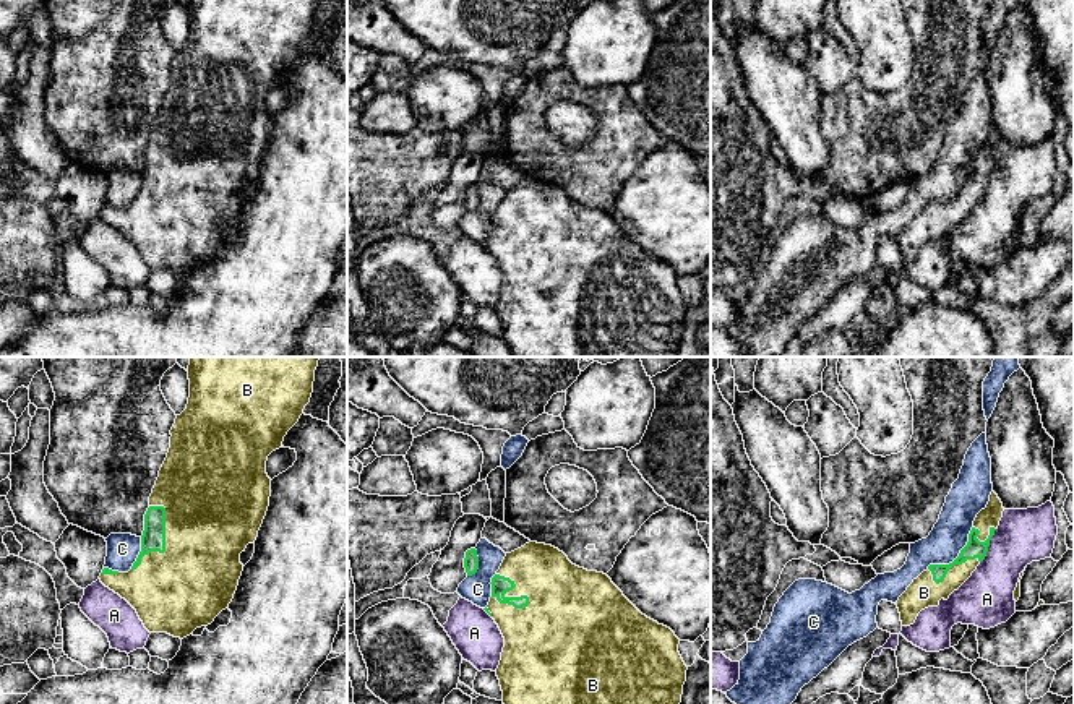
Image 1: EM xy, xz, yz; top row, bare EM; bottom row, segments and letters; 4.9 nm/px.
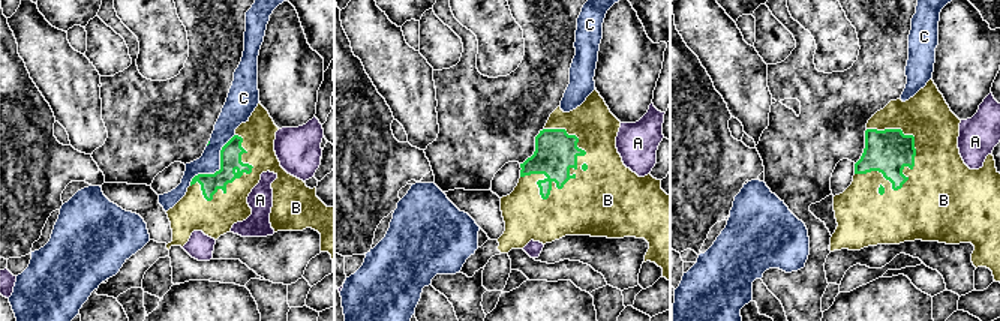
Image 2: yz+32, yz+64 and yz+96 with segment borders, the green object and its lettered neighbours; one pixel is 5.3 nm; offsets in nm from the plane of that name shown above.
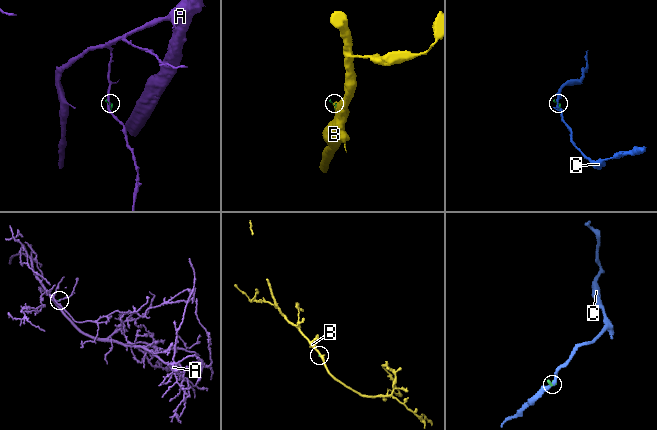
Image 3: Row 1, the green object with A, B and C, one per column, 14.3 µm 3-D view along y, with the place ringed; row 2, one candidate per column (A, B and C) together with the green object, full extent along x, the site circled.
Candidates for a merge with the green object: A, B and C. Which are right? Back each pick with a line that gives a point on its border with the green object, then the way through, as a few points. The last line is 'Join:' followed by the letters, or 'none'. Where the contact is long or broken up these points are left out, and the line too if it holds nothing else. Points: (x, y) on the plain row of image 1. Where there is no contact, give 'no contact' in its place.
B: xz (508, 234)
Join: B

